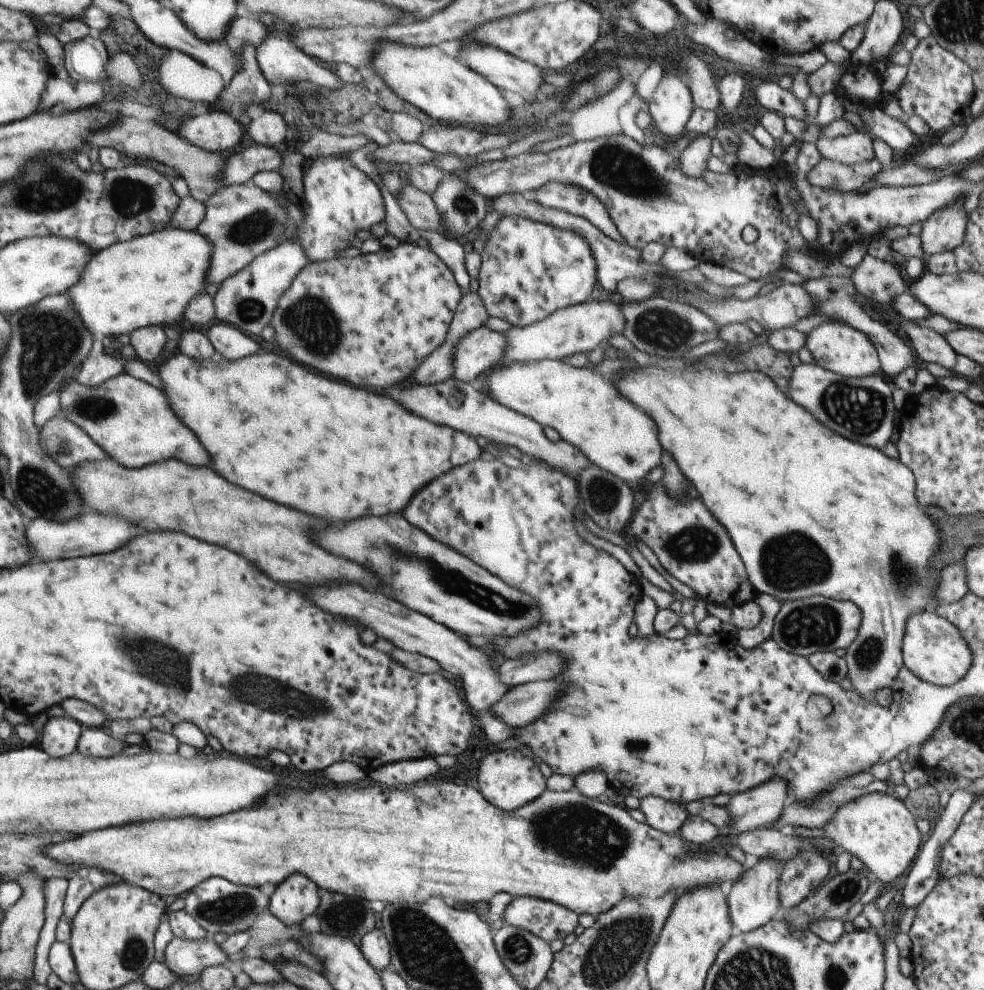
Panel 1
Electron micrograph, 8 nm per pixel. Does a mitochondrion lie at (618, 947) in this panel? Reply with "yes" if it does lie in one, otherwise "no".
yes

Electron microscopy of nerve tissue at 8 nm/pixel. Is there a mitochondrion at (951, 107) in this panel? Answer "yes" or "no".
no

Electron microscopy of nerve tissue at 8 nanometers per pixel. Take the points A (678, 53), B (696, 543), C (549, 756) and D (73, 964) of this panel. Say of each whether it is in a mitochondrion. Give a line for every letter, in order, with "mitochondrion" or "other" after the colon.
A: mitochondrion
B: mitochondrion
C: other
D: other

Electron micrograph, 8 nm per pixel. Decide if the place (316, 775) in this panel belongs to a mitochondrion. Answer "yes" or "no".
no

